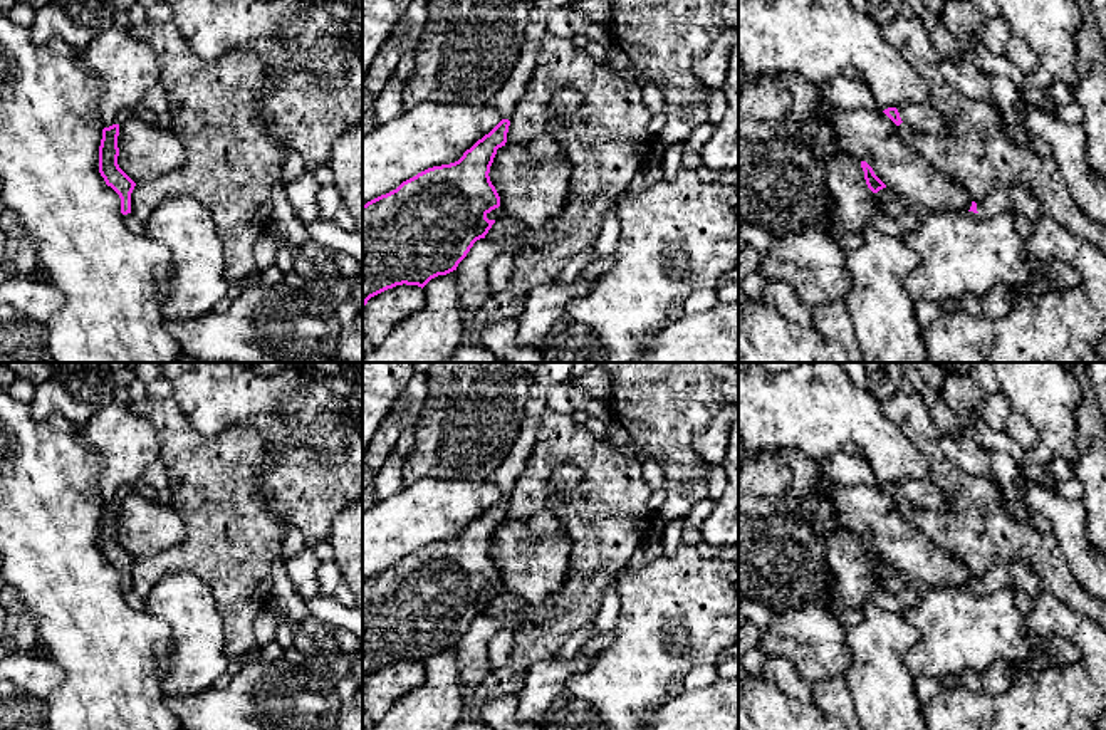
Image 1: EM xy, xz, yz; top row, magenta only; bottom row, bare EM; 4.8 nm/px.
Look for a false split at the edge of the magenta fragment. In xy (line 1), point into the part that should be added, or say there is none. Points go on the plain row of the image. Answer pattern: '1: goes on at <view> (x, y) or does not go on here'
1: does not go on here

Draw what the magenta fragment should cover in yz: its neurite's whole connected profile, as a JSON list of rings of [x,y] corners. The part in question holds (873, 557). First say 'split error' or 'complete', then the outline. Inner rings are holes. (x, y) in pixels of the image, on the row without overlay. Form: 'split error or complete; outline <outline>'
split error; outline [[[837,525],[822,534],[826,540],[827,569],[832,576],[829,592],[837,609],[859,609],[876,589],[869,569],[886,561],[866,537]]]

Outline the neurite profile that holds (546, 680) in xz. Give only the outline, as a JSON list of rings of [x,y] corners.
[[[556,656],[532,665],[517,695],[517,720],[539,722],[550,705],[566,691],[567,680],[586,671],[594,656]]]

